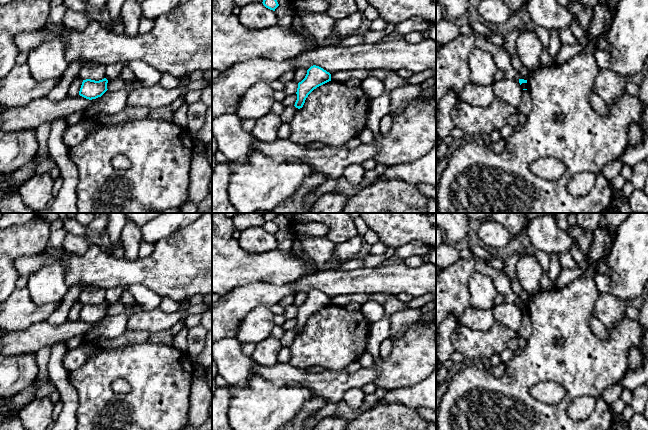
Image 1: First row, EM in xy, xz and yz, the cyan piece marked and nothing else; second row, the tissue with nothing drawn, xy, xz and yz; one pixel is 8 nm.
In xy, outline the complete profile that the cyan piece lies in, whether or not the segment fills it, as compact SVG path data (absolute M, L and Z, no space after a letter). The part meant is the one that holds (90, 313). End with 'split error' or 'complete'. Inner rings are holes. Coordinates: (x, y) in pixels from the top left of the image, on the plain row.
M106 302L99 305L83 304L79 319L89 324L101 321L108 314L107 307L108 304Z | complete

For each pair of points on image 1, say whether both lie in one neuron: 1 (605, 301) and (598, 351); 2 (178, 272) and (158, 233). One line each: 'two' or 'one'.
1: two
2: two

